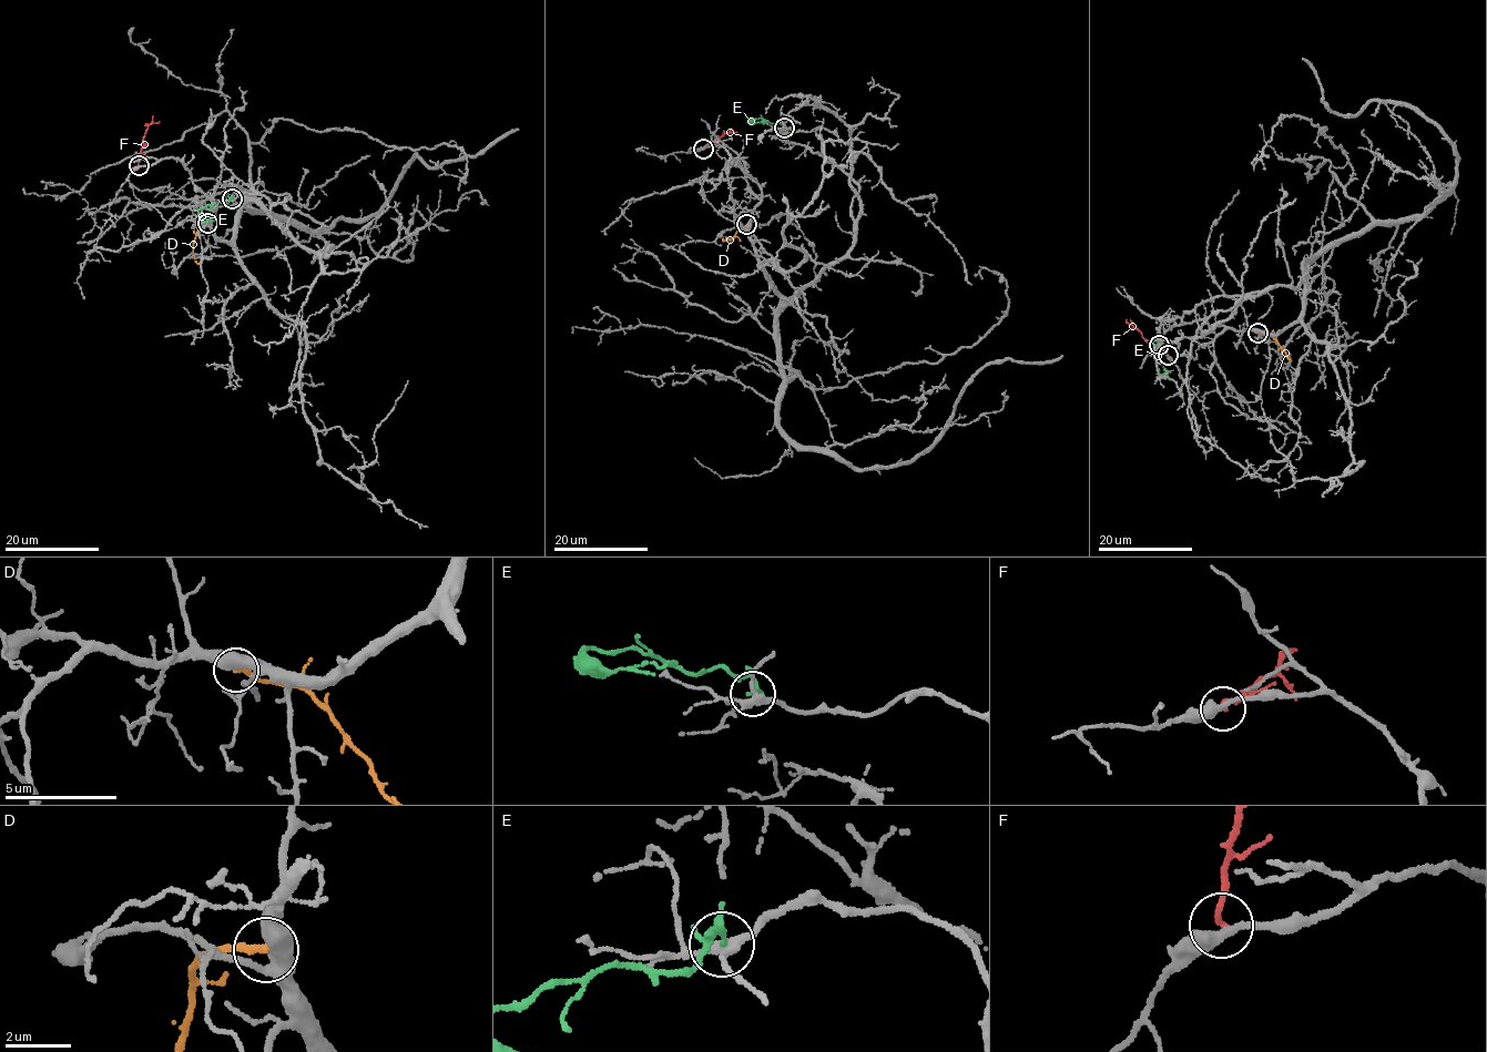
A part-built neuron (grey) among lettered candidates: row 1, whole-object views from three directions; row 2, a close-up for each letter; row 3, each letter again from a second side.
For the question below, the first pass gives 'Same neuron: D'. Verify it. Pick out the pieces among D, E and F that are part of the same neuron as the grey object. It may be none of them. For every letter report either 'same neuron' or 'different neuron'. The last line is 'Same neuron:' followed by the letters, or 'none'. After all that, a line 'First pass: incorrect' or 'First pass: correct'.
D: different neuron
E: different neuron
F: different neuron
Same neuron: none
First pass: incorrect

